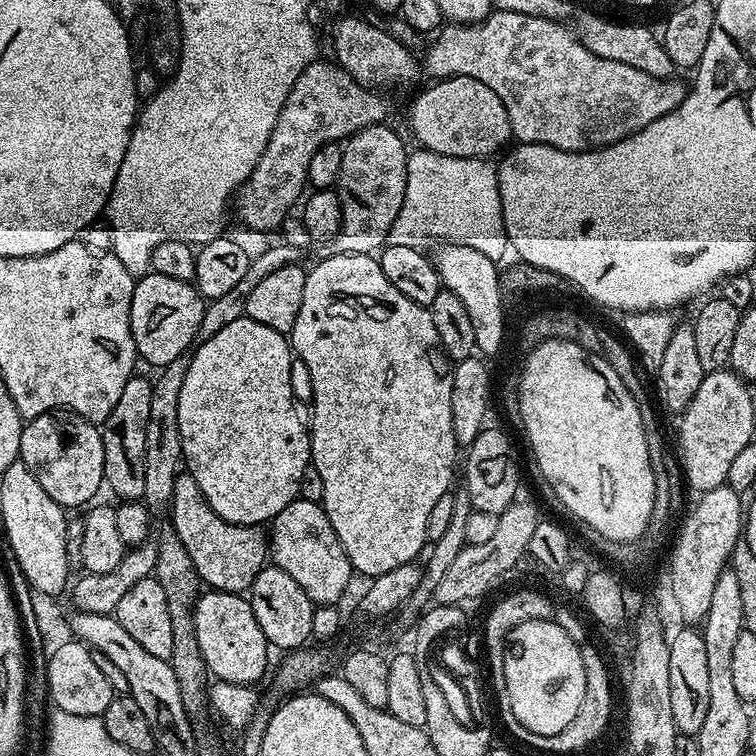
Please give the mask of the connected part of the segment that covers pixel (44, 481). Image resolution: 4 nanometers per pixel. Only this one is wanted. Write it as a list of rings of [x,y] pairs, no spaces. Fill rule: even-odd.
[[[49,414],[27,421],[20,435],[19,463],[32,471],[34,478],[38,478],[42,485],[42,490],[46,490],[46,494],[50,494],[50,498],[54,498],[54,502],[58,502],[65,510],[83,509],[91,505],[97,499],[96,491],[105,487],[106,450],[102,446],[100,428],[75,414]]]

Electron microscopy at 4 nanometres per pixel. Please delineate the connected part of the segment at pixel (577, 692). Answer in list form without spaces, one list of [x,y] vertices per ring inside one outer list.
[[[555,619],[522,622],[520,627],[513,629],[511,636],[504,644],[505,693],[508,698],[506,705],[514,712],[514,717],[526,726],[528,732],[539,736],[556,736],[562,730],[566,730],[566,726],[570,726],[570,722],[574,722],[574,714],[578,714],[578,709],[582,706],[582,698],[586,698],[586,666],[581,645],[576,645],[575,638],[562,625],[556,623]]]

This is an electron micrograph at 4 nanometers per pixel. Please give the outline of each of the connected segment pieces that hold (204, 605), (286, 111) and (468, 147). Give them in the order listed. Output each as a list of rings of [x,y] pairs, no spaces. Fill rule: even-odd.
[[[205,591],[196,598],[196,608],[192,612],[198,650],[206,662],[209,673],[216,680],[225,680],[231,684],[259,685],[264,671],[268,668],[268,639],[254,618],[251,599],[234,592]]]
[[[317,58],[308,64],[306,70],[302,70],[302,74],[298,74],[298,82],[294,82],[278,118],[272,125],[268,145],[258,166],[254,166],[250,178],[234,197],[234,216],[236,212],[237,218],[246,227],[253,228],[256,232],[268,232],[271,228],[278,227],[287,218],[288,211],[295,206],[296,199],[298,199],[298,204],[301,197],[305,195],[304,188],[306,189],[308,184],[310,158],[314,158],[314,154],[323,144],[343,142],[358,130],[362,130],[366,126],[383,124],[389,119],[387,117],[388,104],[376,92],[379,91],[375,87],[360,84],[345,68],[335,62],[327,64],[323,58]]]
[[[445,76],[432,82],[429,88],[422,89],[408,108],[408,128],[423,151],[447,156],[453,161],[458,158],[492,158],[495,152],[503,153],[509,147],[508,140],[513,139],[510,114],[506,106],[502,106],[502,98],[498,98],[486,82],[478,82],[478,78],[469,76]]]

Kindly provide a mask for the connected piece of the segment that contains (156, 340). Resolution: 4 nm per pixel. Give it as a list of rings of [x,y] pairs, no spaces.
[[[154,271],[139,277],[130,302],[130,334],[134,334],[137,357],[161,370],[174,358],[189,351],[200,336],[205,307],[206,301],[196,291],[195,283],[166,278],[166,274]]]

